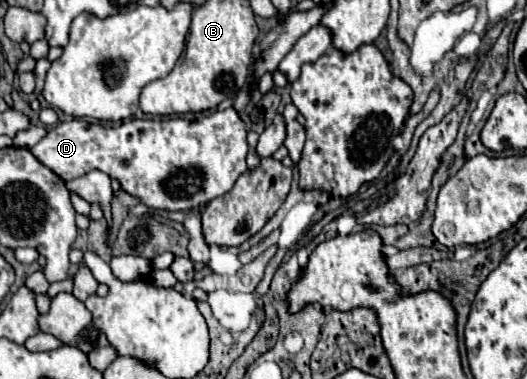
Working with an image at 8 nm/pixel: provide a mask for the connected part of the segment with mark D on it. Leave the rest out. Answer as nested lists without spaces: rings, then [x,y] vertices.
[[[230,107],[222,113],[212,113],[200,121],[186,119],[132,119],[124,121],[120,127],[102,127],[98,123],[90,123],[84,119],[72,119],[68,123],[60,123],[48,129],[48,135],[30,147],[30,153],[52,169],[60,179],[72,181],[76,177],[86,175],[92,169],[100,169],[110,175],[110,179],[118,179],[120,185],[134,197],[138,197],[144,205],[152,209],[166,211],[186,211],[194,207],[204,207],[214,197],[228,193],[234,181],[248,169],[246,167],[246,129],[240,115]]]

